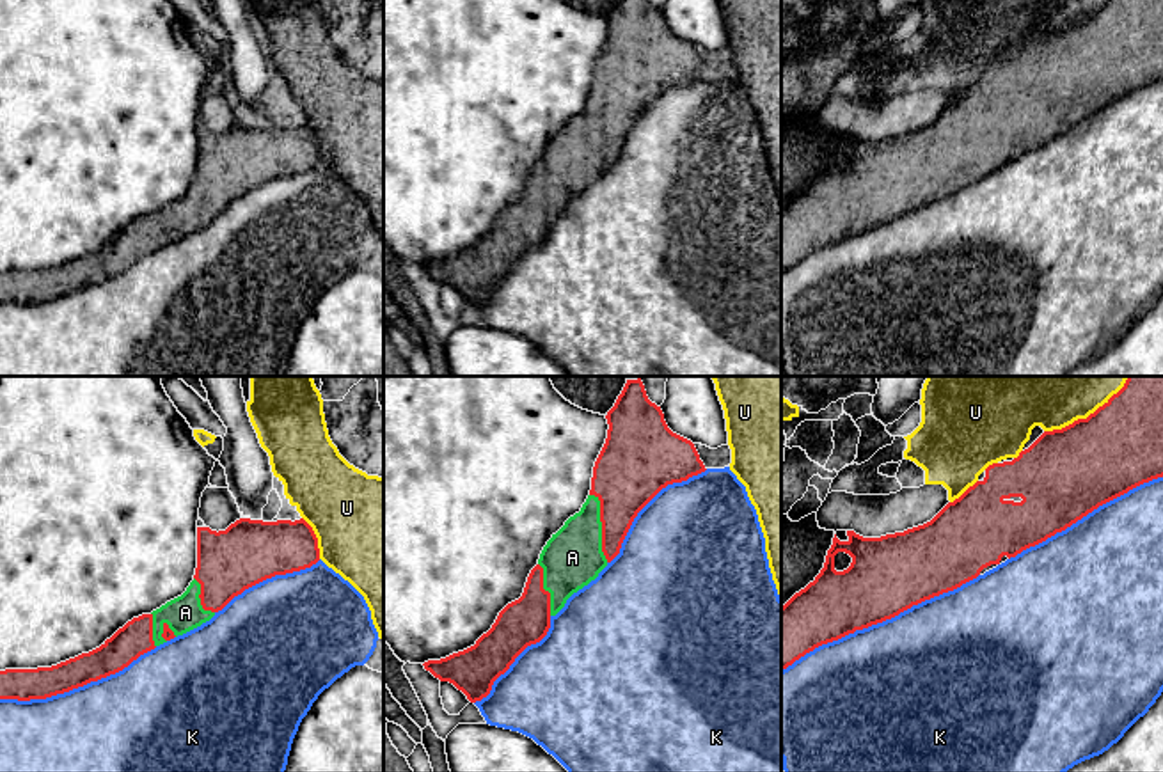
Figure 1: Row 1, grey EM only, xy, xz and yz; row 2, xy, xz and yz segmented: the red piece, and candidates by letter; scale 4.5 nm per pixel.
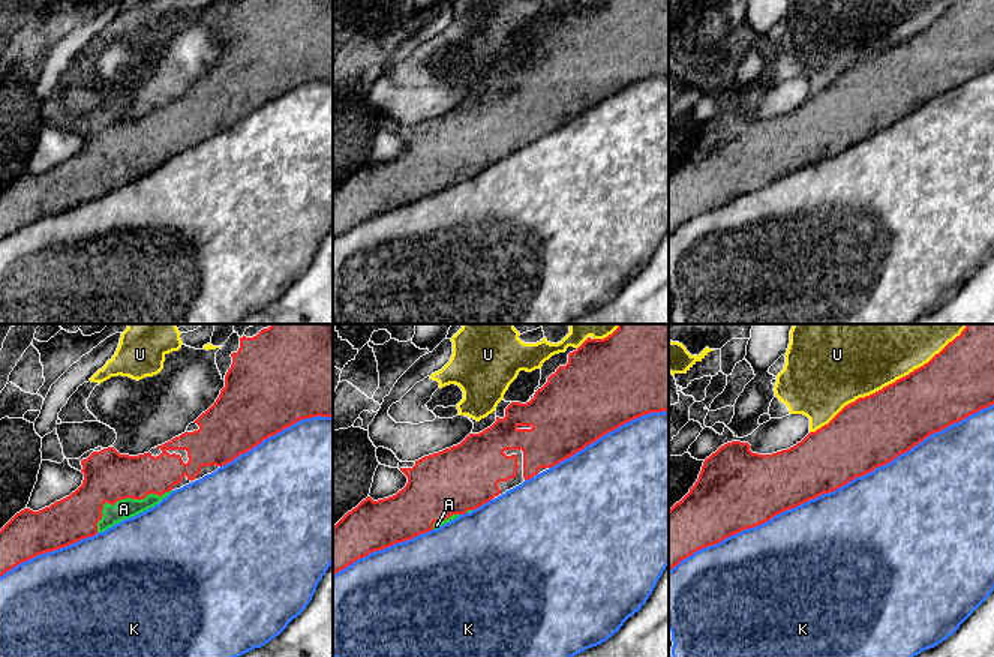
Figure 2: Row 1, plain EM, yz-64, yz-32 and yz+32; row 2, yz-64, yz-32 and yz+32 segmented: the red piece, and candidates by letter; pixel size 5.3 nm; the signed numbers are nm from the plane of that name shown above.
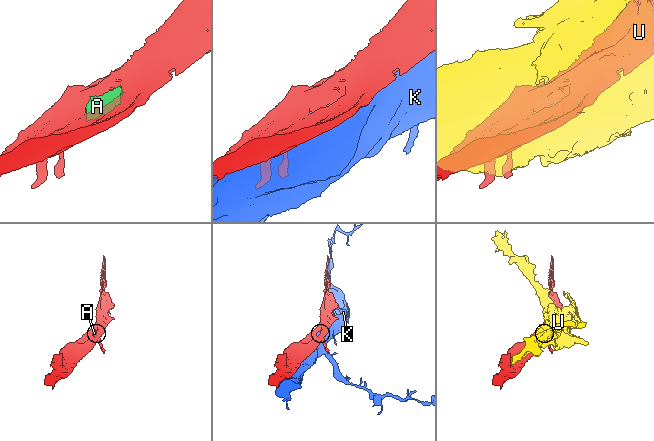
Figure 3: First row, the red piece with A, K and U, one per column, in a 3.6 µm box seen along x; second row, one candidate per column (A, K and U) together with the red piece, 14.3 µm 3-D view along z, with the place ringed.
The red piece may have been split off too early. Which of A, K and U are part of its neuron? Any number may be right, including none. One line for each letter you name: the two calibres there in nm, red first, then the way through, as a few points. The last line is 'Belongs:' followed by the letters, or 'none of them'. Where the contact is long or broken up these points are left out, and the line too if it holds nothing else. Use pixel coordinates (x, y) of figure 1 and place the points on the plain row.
A: 300 nm thick on the red side, 280 nm on the other
Belongs: A

